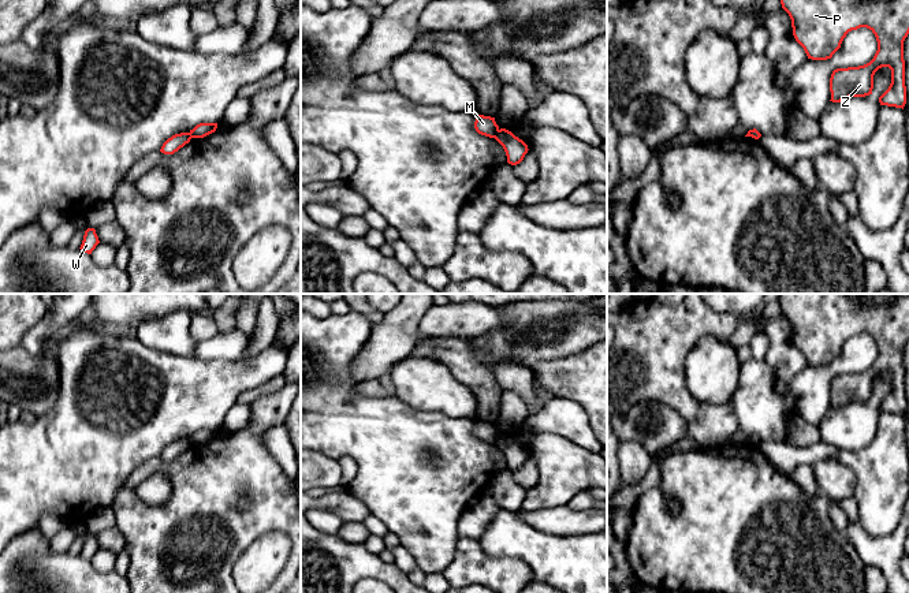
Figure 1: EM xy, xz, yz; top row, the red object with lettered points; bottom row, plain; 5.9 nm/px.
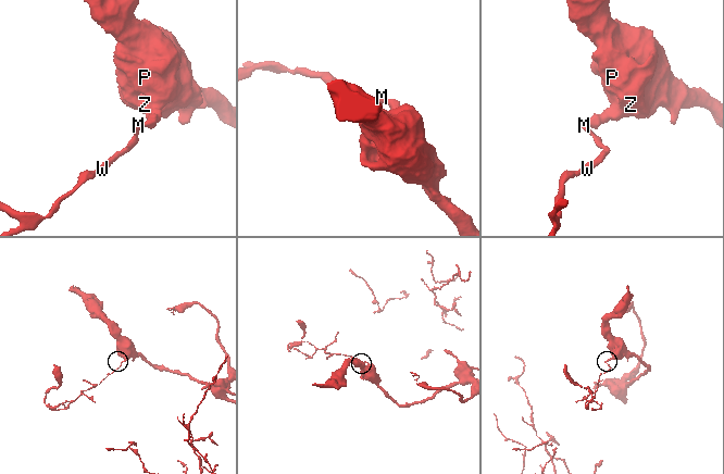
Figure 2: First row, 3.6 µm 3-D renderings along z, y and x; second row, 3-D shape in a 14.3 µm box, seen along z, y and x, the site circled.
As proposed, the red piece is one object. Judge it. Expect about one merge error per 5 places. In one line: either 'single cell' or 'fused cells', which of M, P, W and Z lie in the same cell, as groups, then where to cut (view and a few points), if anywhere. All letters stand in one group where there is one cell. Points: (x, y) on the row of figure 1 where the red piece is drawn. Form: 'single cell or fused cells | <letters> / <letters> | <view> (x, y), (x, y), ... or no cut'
fused cells | M W / P Z | xz (499, 130), (495, 138)

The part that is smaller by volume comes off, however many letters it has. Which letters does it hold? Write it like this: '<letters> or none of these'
M, W

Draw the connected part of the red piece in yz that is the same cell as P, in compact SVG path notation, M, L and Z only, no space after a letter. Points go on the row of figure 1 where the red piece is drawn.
M781 0L781 4L791 19L796 41L812 60L831 59L852 30L867 27L875 34L878 51L869 63L832 71L830 101L872 94L875 72L888 67L891 83L879 102L904 109L909 0Z

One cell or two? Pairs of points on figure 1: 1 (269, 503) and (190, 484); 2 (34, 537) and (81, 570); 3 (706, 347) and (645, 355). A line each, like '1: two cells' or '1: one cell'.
1: one cell
2: one cell
3: two cells

